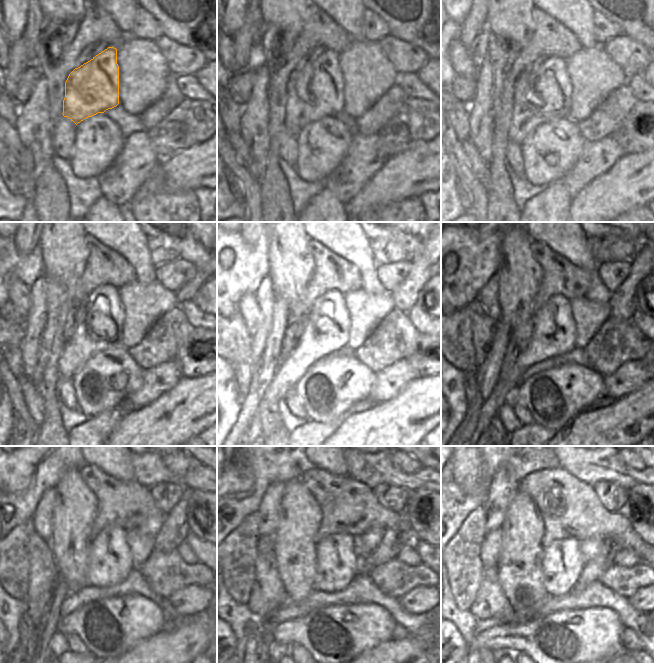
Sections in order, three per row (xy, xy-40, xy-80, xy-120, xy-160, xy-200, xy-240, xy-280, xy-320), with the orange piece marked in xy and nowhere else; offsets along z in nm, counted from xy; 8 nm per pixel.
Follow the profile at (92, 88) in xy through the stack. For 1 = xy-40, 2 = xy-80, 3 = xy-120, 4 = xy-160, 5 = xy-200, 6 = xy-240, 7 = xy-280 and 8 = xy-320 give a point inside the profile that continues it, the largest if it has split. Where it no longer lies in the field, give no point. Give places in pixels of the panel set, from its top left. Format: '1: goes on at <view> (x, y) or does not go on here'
1: goes on at xy-40 (324, 89)
2: goes on at xy-80 (551, 83)
3: goes on at xy-120 (103, 327)
4: goes on at xy-160 (327, 332)
5: goes on at xy-200 (553, 334)
6: goes on at xy-240 (109, 563)
7: goes on at xy-280 (336, 564)
8: goes on at xy-320 (562, 562)

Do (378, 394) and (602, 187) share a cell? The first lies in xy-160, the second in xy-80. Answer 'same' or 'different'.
different

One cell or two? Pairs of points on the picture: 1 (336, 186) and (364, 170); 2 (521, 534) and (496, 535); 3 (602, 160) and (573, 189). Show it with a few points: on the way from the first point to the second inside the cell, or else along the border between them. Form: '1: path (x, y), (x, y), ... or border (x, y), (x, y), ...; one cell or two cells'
1: path (343, 182), (357, 170); one cell
2: border (501, 527), (502, 541), (498, 558); two cells
3: path (594, 166), (579, 181); one cell

